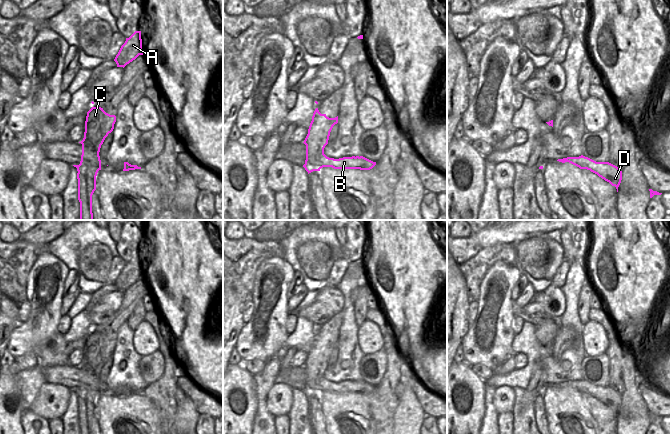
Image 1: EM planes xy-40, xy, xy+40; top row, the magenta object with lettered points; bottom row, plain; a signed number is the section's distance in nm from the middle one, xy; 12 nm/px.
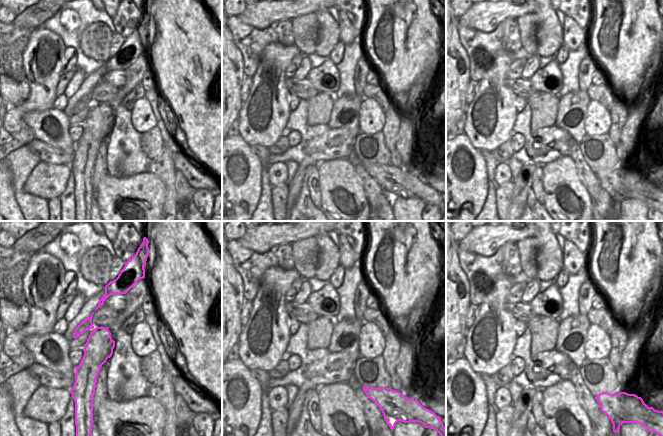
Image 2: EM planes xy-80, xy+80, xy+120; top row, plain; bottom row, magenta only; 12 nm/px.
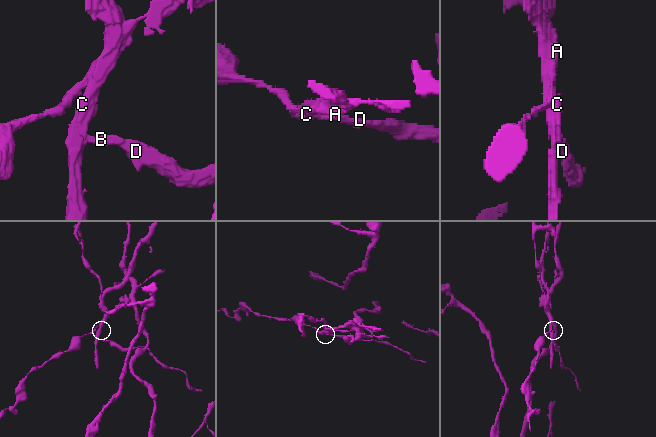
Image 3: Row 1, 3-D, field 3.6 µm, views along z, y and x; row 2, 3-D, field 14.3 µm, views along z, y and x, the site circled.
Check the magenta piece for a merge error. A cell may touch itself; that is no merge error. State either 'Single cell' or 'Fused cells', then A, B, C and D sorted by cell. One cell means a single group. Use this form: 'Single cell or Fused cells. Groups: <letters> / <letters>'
Fused cells. Groups: A C / B D

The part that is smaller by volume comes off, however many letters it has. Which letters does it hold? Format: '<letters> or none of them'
B, D

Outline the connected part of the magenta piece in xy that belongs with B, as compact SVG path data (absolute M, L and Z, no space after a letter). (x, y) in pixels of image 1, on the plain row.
M325 378L320 382L321 392L332 391L334 393L360 393L360 394L370 394L375 389L373 386L363 380L352 380L343 381L339 383L329 382Z

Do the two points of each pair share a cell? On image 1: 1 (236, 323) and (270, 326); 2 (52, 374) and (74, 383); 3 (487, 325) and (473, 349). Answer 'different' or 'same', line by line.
1: different
2: same
3: same

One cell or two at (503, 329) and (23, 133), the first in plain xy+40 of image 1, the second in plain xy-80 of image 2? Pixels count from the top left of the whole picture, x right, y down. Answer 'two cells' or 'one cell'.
two cells

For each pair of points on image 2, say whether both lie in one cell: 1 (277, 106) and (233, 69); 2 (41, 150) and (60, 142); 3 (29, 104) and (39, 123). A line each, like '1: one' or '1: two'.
1: two
2: two
3: two

